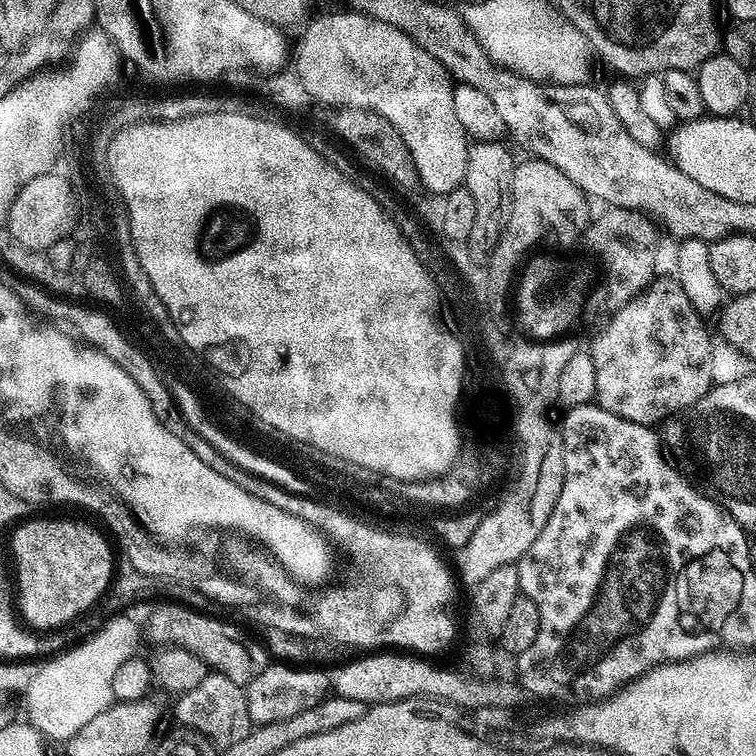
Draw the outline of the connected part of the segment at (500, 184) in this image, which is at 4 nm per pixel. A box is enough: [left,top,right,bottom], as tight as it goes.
[463,140,517,261]

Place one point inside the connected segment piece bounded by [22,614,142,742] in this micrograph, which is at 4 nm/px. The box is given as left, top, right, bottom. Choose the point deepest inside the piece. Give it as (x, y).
(71, 687)

